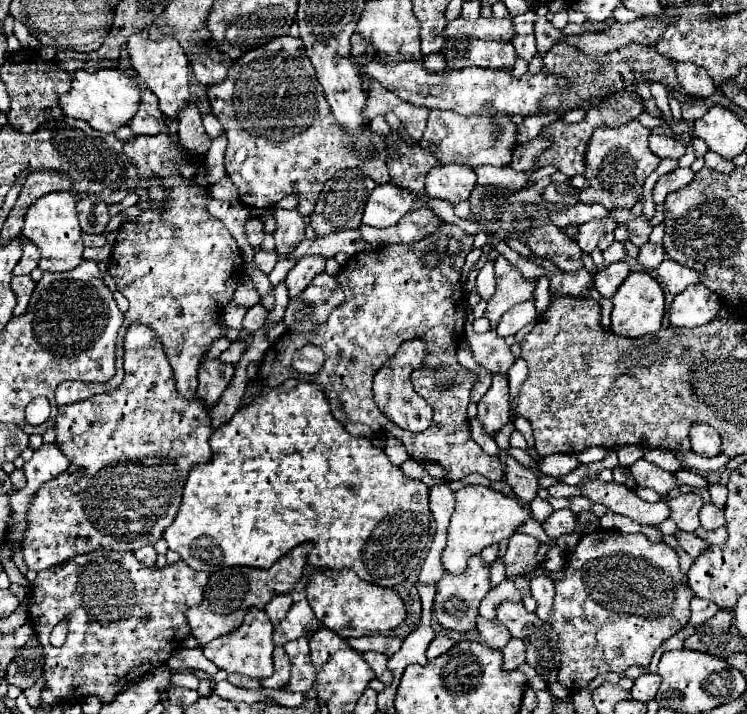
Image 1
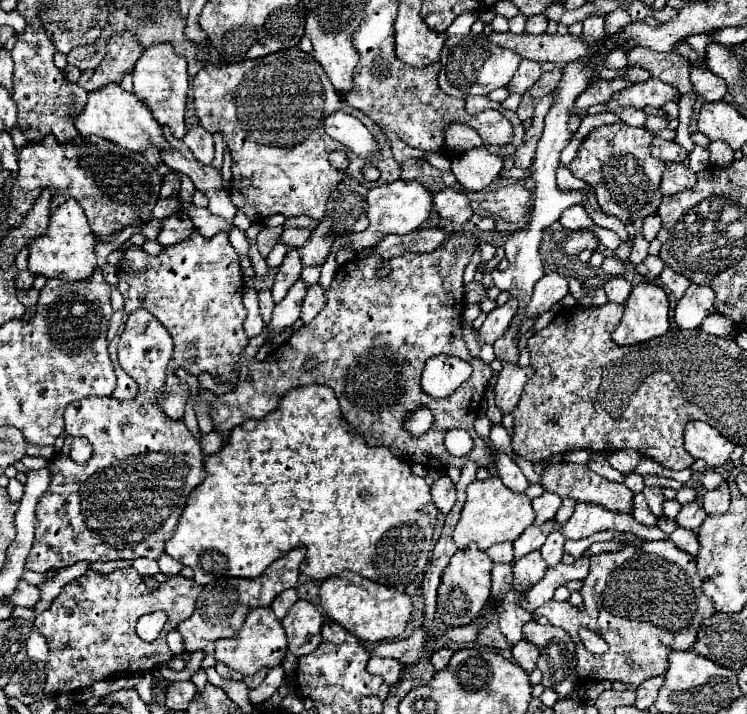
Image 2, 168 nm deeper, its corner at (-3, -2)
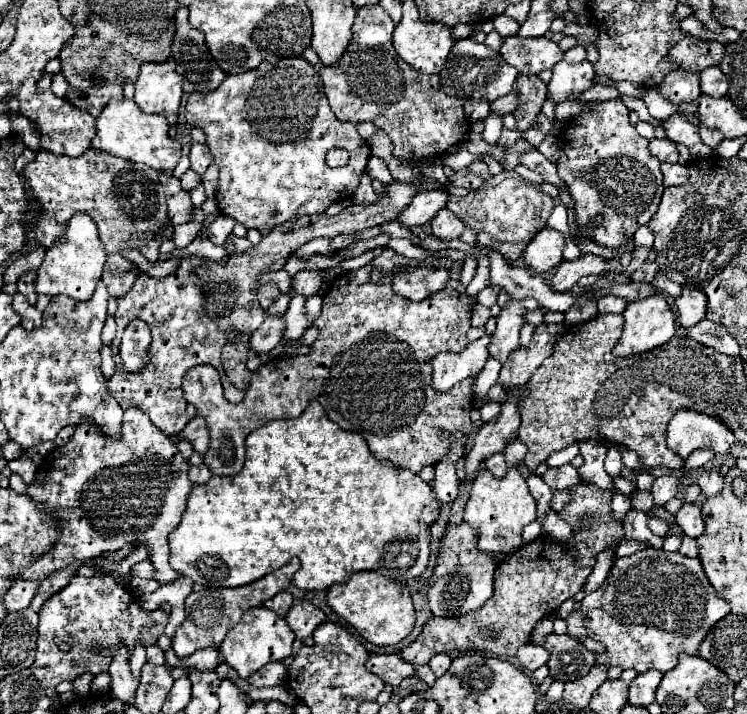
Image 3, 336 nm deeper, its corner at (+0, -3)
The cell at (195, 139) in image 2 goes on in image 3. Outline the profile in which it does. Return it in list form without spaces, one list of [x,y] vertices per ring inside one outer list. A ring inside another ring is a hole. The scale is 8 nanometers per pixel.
[[[194,142],[192,144],[192,150],[190,150],[190,168],[198,174],[198,176],[204,176],[204,172],[208,170],[212,162],[212,156],[210,156],[210,150],[206,144],[198,144]]]

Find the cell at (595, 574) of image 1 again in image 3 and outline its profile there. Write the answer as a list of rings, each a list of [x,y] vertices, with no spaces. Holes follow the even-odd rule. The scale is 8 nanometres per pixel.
[[[644,548],[628,558],[616,558],[606,582],[596,592],[588,594],[580,612],[572,612],[566,622],[568,634],[572,638],[580,640],[588,636],[606,646],[608,652],[598,654],[596,664],[620,666],[622,670],[634,668],[636,672],[646,672],[652,668],[668,672],[678,664],[678,656],[682,652],[696,656],[700,642],[706,638],[706,632],[710,632],[710,628],[726,614],[730,614],[730,604],[714,592],[698,558],[686,558],[680,552]]]

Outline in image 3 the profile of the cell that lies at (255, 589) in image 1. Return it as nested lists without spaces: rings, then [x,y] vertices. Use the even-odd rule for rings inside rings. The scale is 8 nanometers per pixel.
[[[292,558],[286,566],[278,568],[276,572],[272,572],[252,584],[240,586],[240,588],[200,588],[200,590],[194,590],[186,598],[186,620],[176,628],[176,632],[172,636],[172,648],[178,654],[178,658],[186,658],[198,648],[206,648],[206,646],[218,648],[222,644],[222,640],[226,638],[226,634],[230,632],[230,628],[234,628],[234,624],[238,624],[242,614],[248,608],[256,608],[264,600],[286,590],[288,584],[292,582],[292,576],[298,572],[298,568],[300,568],[300,560]]]

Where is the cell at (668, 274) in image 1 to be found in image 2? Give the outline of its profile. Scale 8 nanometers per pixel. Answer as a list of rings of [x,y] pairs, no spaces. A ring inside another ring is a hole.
[[[665,267],[663,271],[661,271],[661,283],[663,283],[663,287],[669,291],[669,293],[673,293],[677,299],[681,299],[683,297],[683,293],[687,291],[687,287],[691,285],[691,281],[687,279],[687,277],[683,277],[681,273],[677,273],[677,271],[673,271],[671,267]]]

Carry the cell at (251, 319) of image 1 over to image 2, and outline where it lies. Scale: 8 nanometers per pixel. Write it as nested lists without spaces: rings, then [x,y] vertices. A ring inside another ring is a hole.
[[[265,289],[265,291],[259,291],[259,307],[261,307],[261,317],[263,317],[263,323],[269,325],[269,319],[271,319],[271,313],[273,313],[273,299],[271,299],[271,291]]]

